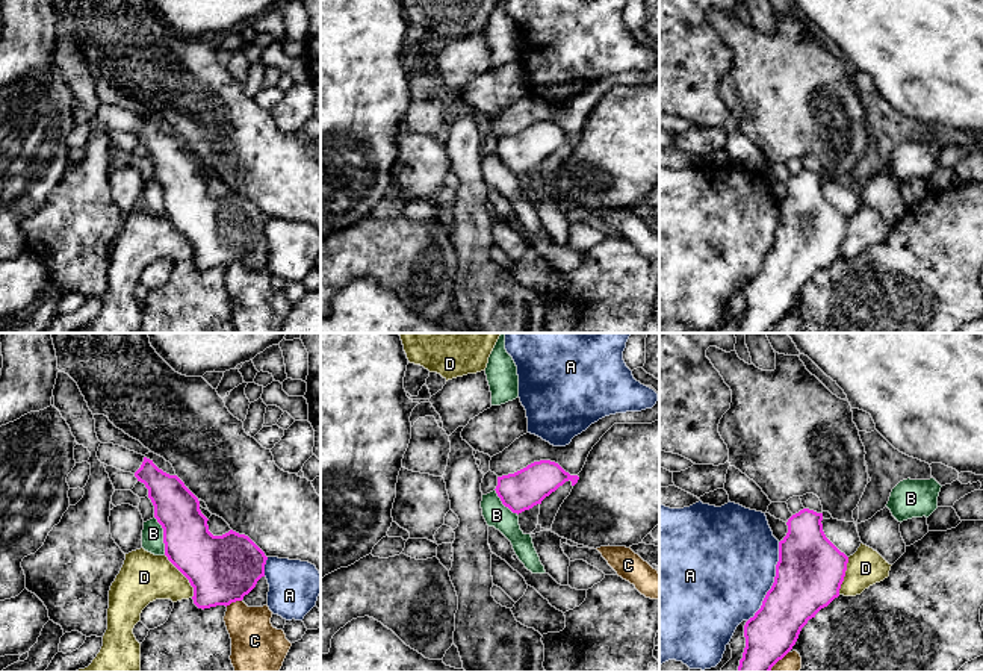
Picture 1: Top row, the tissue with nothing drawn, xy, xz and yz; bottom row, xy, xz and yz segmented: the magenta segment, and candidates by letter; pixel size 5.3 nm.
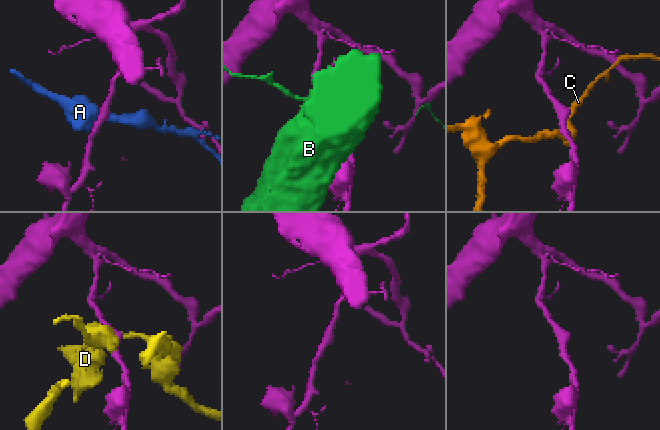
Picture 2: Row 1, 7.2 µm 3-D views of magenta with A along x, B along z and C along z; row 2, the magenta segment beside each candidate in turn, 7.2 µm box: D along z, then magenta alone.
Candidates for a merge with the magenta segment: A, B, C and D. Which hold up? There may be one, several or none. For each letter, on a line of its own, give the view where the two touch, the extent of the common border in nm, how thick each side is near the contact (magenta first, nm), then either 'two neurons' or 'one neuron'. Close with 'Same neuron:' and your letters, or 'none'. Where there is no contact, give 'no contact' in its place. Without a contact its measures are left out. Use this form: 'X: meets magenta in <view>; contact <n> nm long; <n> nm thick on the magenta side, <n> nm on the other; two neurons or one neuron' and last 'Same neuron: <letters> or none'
A: meets magenta in yz; contact 460 nm long; 360 nm thick on the magenta side, 480 nm on the other; two neurons
B: meets magenta in xy; contact 220 nm long; 280 nm thick on the magenta side, 110 nm on the other; two neurons
C: meets magenta in xy; contact 90 nm long; 360 nm thick on the magenta side, 260 nm on the other; two neurons
D: meets magenta in xy; contact 280 nm long; 360 nm thick on the magenta side, 260 nm on the other; two neurons
Same neuron: none

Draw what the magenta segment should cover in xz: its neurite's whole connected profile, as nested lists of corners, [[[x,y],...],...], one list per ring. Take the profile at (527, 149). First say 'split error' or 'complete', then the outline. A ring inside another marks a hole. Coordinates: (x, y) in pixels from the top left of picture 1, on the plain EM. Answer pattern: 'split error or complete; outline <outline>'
complete; outline [[[540,121],[514,135],[498,138],[495,151],[502,165],[519,176],[541,165],[546,157],[569,141],[575,147],[579,138],[570,136],[555,123]]]

